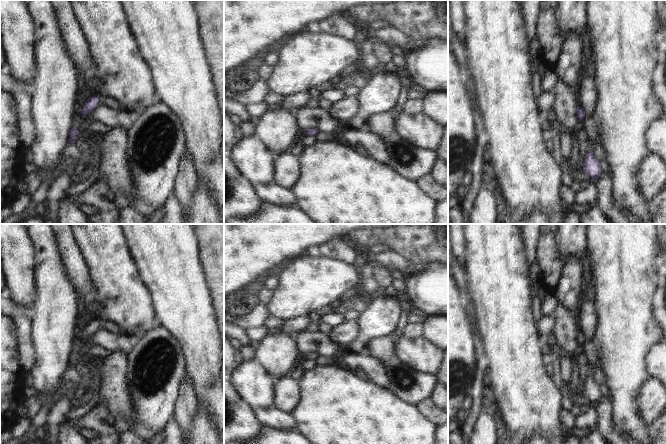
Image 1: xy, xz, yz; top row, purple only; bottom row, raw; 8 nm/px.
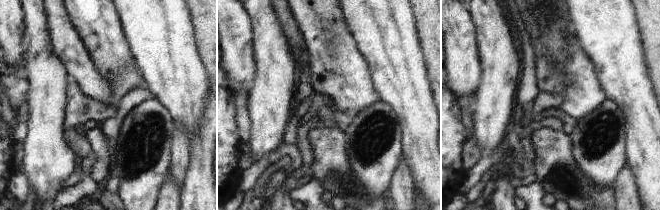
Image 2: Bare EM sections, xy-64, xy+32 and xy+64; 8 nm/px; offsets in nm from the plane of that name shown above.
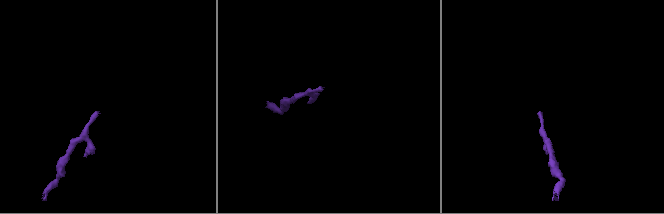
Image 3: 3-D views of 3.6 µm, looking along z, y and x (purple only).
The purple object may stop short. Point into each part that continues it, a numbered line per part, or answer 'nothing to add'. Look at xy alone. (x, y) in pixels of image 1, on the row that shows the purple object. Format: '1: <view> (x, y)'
1: xy (115, 105)

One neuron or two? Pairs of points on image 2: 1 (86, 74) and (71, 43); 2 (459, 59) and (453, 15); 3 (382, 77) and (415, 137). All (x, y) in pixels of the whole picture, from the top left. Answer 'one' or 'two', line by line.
1: one
2: one
3: one

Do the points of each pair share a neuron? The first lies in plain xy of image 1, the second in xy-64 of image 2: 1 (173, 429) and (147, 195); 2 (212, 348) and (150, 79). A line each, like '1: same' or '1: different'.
1: different
2: same

